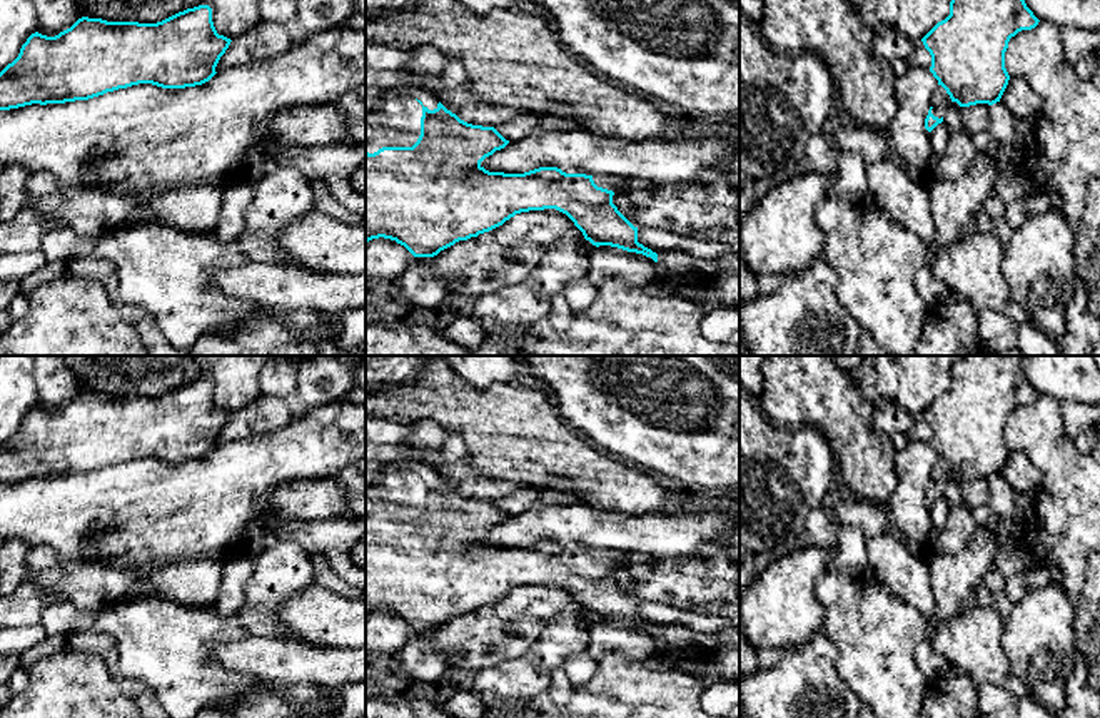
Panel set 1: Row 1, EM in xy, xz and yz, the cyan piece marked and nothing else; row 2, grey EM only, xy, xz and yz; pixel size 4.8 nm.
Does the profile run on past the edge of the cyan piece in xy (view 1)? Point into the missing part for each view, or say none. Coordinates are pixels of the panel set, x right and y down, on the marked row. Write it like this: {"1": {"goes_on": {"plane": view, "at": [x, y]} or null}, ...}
{"1": {"goes_on": null}}

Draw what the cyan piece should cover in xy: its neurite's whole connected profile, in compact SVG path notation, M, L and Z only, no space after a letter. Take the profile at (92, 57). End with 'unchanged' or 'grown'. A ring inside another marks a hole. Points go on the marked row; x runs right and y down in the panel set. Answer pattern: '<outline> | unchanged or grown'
M199 5L157 23L78 18L55 37L32 33L18 57L0 72L0 110L32 104L88 100L139 83L185 88L209 82L230 38L219 35L212 8Z | unchanged

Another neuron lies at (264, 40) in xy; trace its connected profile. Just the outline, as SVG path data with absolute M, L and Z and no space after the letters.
M259 22L250 32L230 42L217 63L215 72L280 55L287 52L292 43L284 25Z

